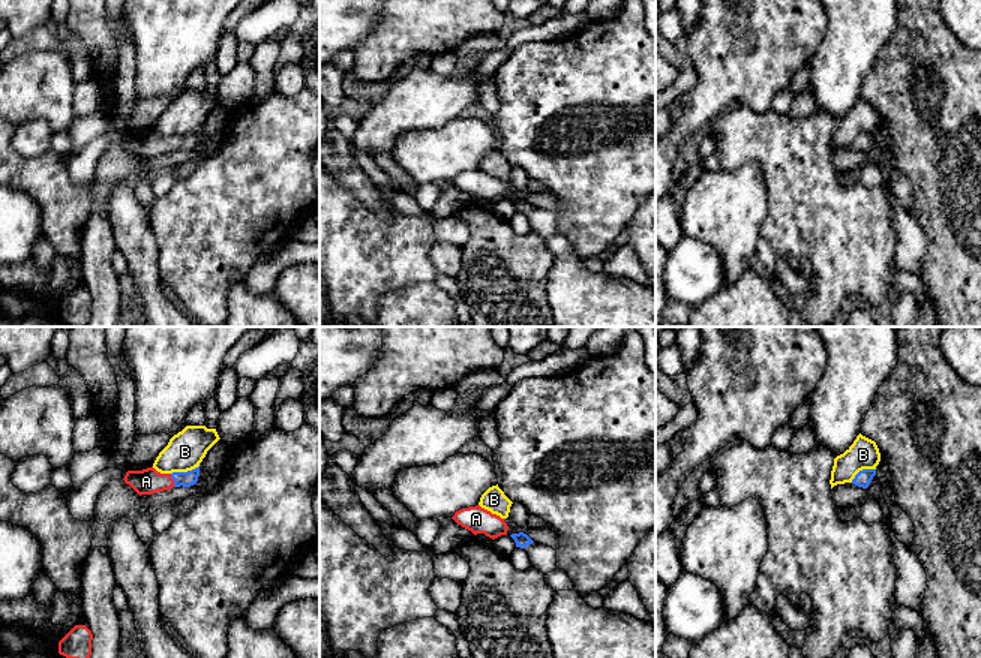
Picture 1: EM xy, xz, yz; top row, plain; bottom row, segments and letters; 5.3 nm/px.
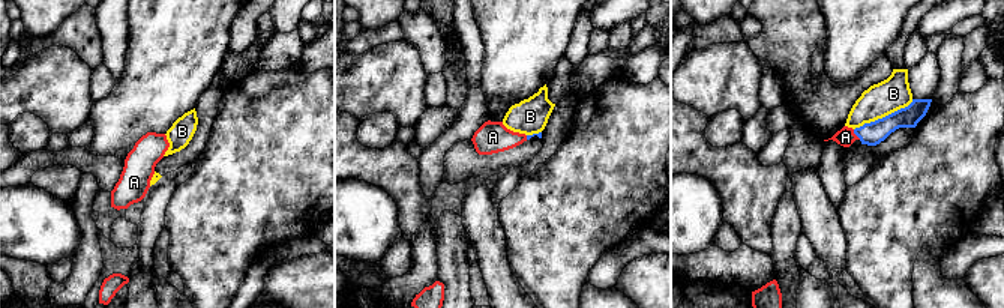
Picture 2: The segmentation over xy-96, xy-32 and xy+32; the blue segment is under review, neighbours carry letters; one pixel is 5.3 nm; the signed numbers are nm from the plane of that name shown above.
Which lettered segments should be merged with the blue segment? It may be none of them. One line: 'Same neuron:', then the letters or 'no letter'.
Same neuron: A

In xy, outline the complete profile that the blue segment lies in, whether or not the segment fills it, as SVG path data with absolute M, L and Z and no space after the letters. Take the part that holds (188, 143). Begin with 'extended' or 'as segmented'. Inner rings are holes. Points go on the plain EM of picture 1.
extended; M153 130L142 135L128 135L124 147L140 160L164 156L172 151L190 151L196 148L200 130L188 136L160 138Z

